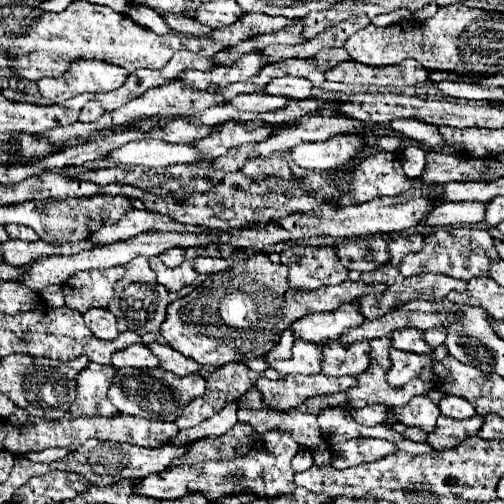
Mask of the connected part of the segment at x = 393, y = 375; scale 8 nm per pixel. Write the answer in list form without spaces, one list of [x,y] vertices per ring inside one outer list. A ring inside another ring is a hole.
[[[441,345],[433,348],[429,354],[413,354],[391,348],[391,368],[387,372],[387,382],[391,388],[403,388],[413,378],[421,380],[433,380],[433,362],[443,360],[447,356],[447,347]]]

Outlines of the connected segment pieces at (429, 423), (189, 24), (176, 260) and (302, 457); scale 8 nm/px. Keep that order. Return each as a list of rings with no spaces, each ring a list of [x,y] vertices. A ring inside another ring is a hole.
[[[415,396],[403,408],[393,408],[393,416],[405,426],[417,426],[425,432],[435,430],[435,420],[439,416],[439,408],[427,396]]]
[[[185,14],[165,16],[165,22],[169,24],[171,30],[181,32],[181,34],[193,34],[193,36],[209,36],[211,34],[211,28],[199,24],[195,18],[189,18]]]
[[[171,248],[171,250],[163,252],[159,258],[163,260],[163,264],[167,268],[175,268],[175,266],[179,266],[185,260],[185,250],[183,248]]]
[[[301,448],[301,450],[297,452],[297,456],[293,458],[293,470],[295,470],[295,472],[307,470],[307,468],[311,468],[311,464],[313,464],[313,454],[311,454],[307,448]]]

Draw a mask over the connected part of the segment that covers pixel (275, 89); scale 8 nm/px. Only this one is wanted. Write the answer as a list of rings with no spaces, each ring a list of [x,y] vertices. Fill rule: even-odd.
[[[283,76],[275,78],[267,88],[267,94],[277,94],[277,96],[287,96],[291,100],[303,100],[313,96],[313,84],[307,78],[295,78],[295,76]]]

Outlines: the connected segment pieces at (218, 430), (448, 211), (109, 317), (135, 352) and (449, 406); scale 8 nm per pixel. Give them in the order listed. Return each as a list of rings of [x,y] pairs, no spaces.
[[[239,402],[227,404],[221,412],[217,412],[215,416],[211,416],[207,420],[203,420],[195,428],[181,430],[179,436],[175,440],[171,440],[169,444],[183,446],[183,444],[189,444],[189,442],[207,438],[207,436],[223,436],[223,434],[227,434],[237,424],[237,410],[239,410]]]
[[[445,202],[439,204],[427,218],[425,226],[475,226],[483,222],[487,204],[483,202]]]
[[[92,308],[83,314],[83,316],[88,328],[98,338],[115,340],[119,336],[116,318],[109,310]]]
[[[133,344],[113,354],[113,366],[115,368],[127,368],[127,366],[129,368],[155,368],[159,366],[159,360],[147,346]]]
[[[445,396],[439,404],[441,414],[449,416],[449,418],[469,418],[475,416],[475,408],[469,400],[461,398],[461,396]]]

